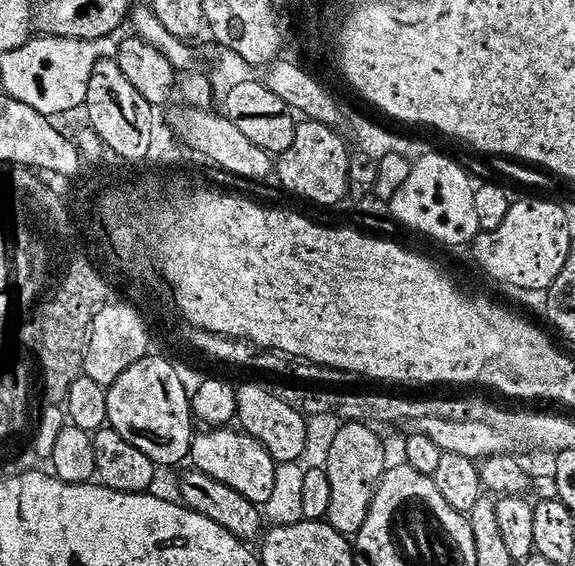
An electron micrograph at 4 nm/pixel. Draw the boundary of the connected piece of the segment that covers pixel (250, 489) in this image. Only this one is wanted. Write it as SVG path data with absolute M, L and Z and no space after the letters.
M215 429L208 436L195 435L190 460L197 471L229 486L256 507L263 508L274 494L276 461L257 439L239 429Z

